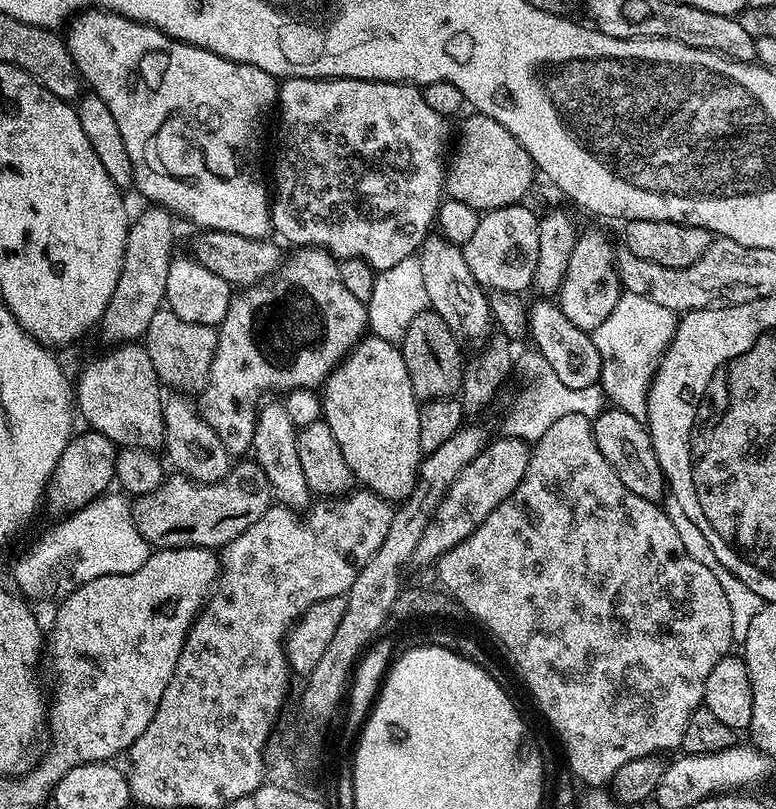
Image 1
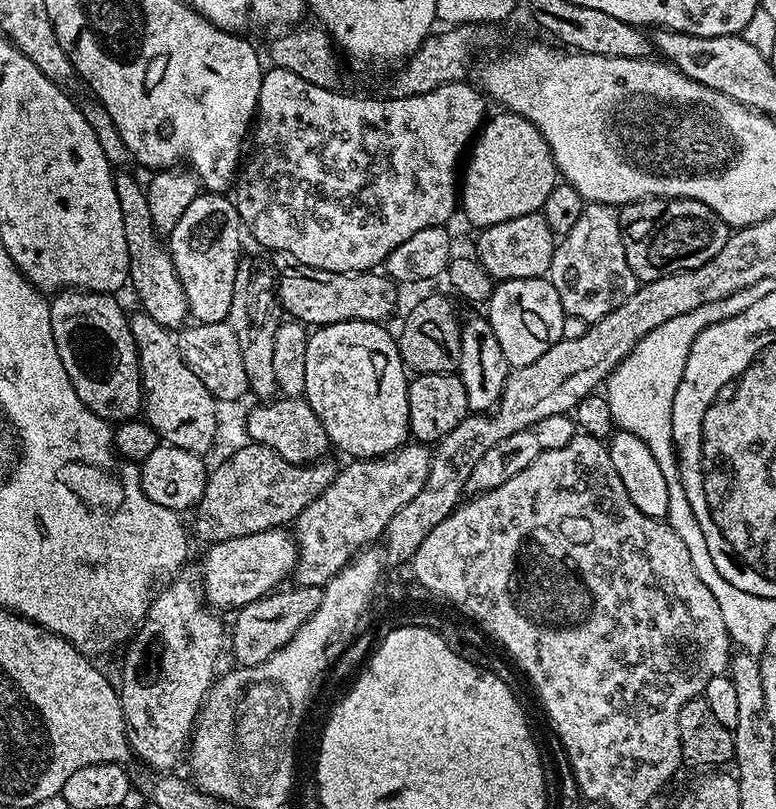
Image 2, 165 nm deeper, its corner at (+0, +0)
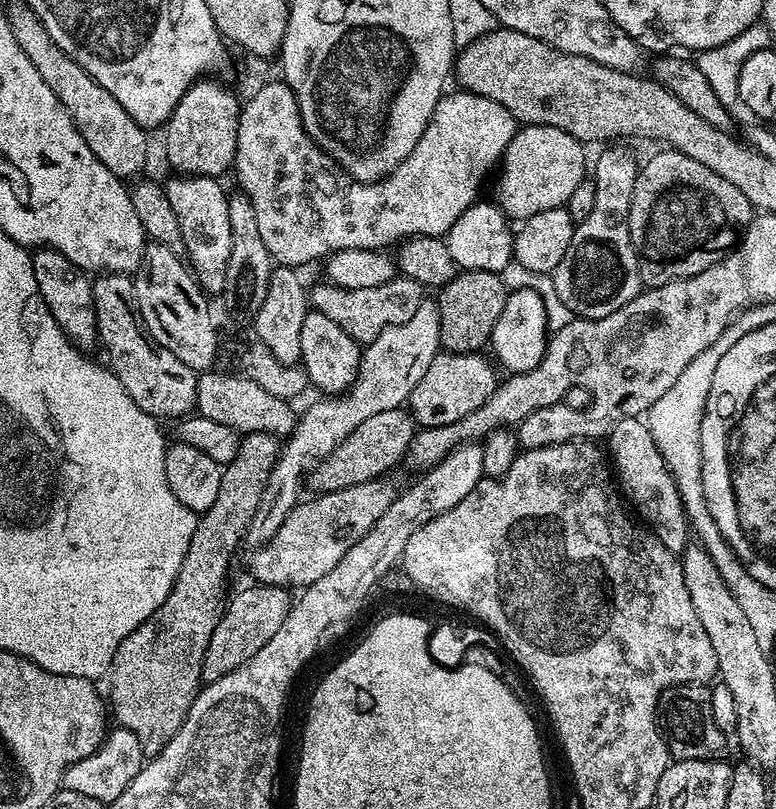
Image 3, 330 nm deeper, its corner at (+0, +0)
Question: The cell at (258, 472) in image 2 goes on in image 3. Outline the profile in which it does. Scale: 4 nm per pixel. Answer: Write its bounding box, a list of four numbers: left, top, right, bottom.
[310,407,418,493]

